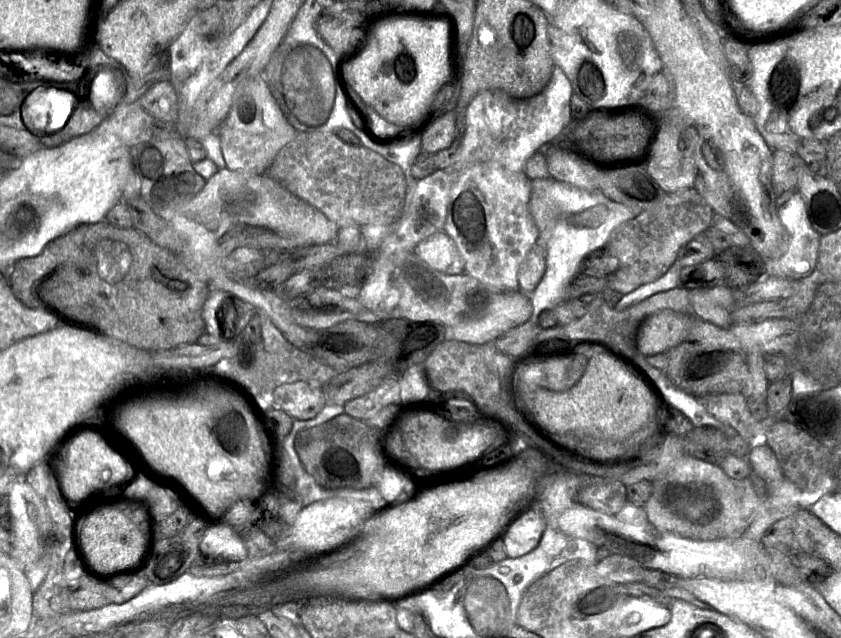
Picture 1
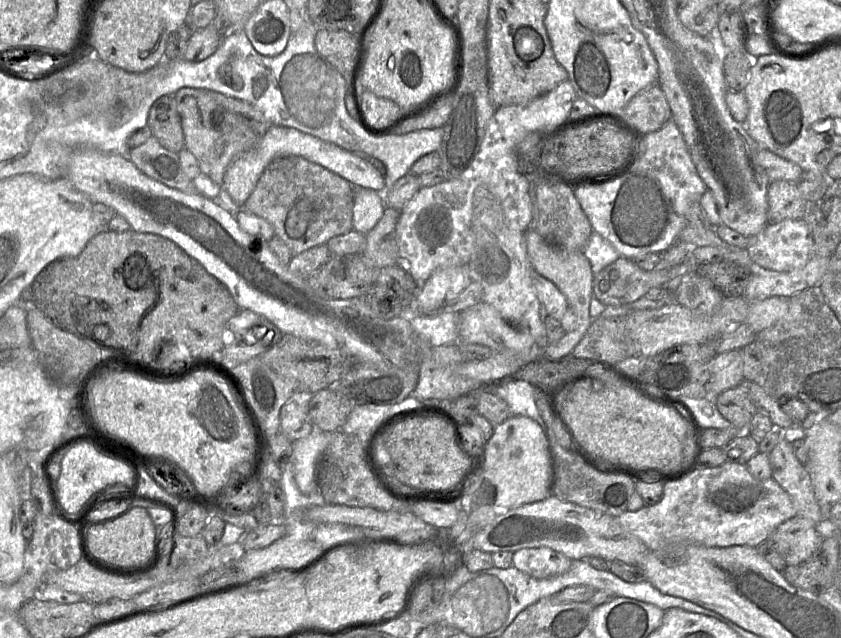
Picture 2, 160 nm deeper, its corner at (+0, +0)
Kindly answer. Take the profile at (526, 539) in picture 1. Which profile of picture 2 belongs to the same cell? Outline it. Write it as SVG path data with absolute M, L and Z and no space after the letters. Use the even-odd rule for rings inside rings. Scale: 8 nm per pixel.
M548 547L524 548L513 553L513 566L536 579L566 573L572 560Z

